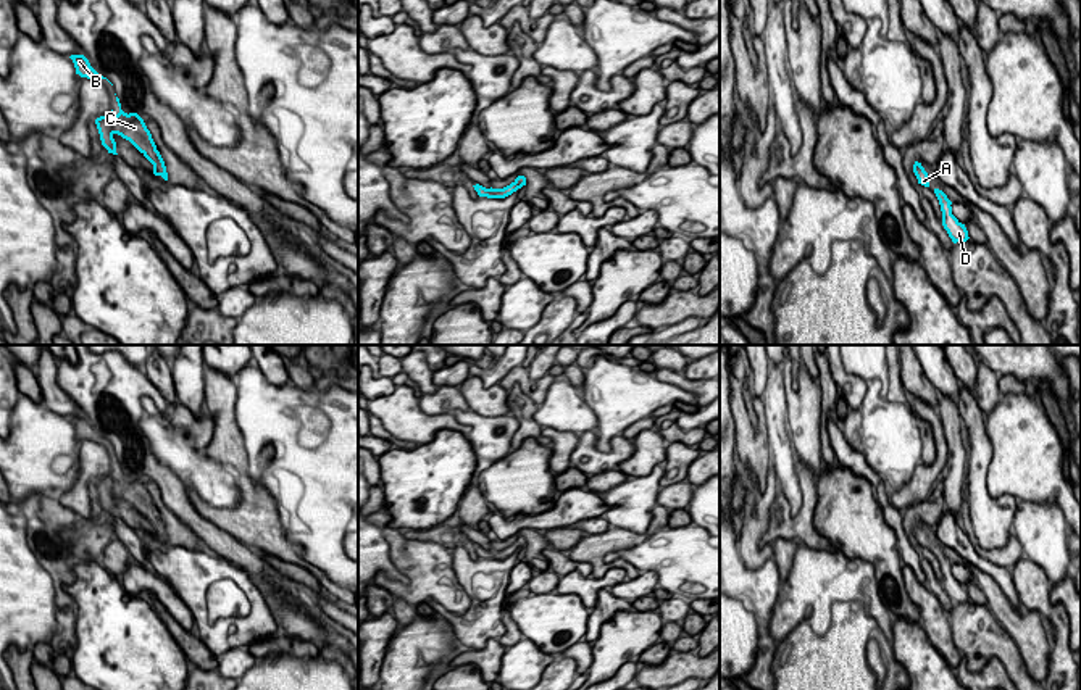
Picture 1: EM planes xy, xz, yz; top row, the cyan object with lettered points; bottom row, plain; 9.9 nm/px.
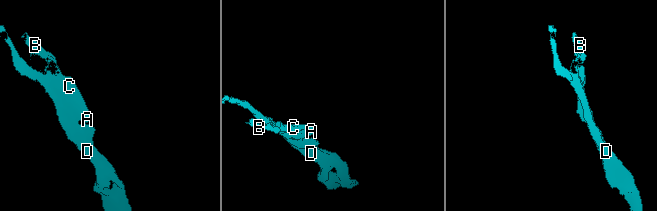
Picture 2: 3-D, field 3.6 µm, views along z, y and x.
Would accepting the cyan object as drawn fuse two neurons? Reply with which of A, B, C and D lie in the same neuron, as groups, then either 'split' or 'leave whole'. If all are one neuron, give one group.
A B C D; leave whole

